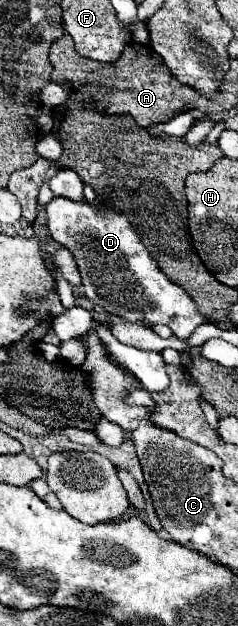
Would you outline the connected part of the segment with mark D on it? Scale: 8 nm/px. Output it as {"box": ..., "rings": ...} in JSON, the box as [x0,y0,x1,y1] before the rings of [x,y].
{"box":[45,198,207,340],"rings":[[[53,198],[45,210],[51,238],[75,254],[85,296],[93,304],[131,322],[147,320],[151,324],[165,324],[179,340],[187,340],[199,324],[207,322],[185,290],[167,280],[157,268],[123,214],[113,212],[107,206],[97,212],[87,202],[71,202],[67,198]]]}

